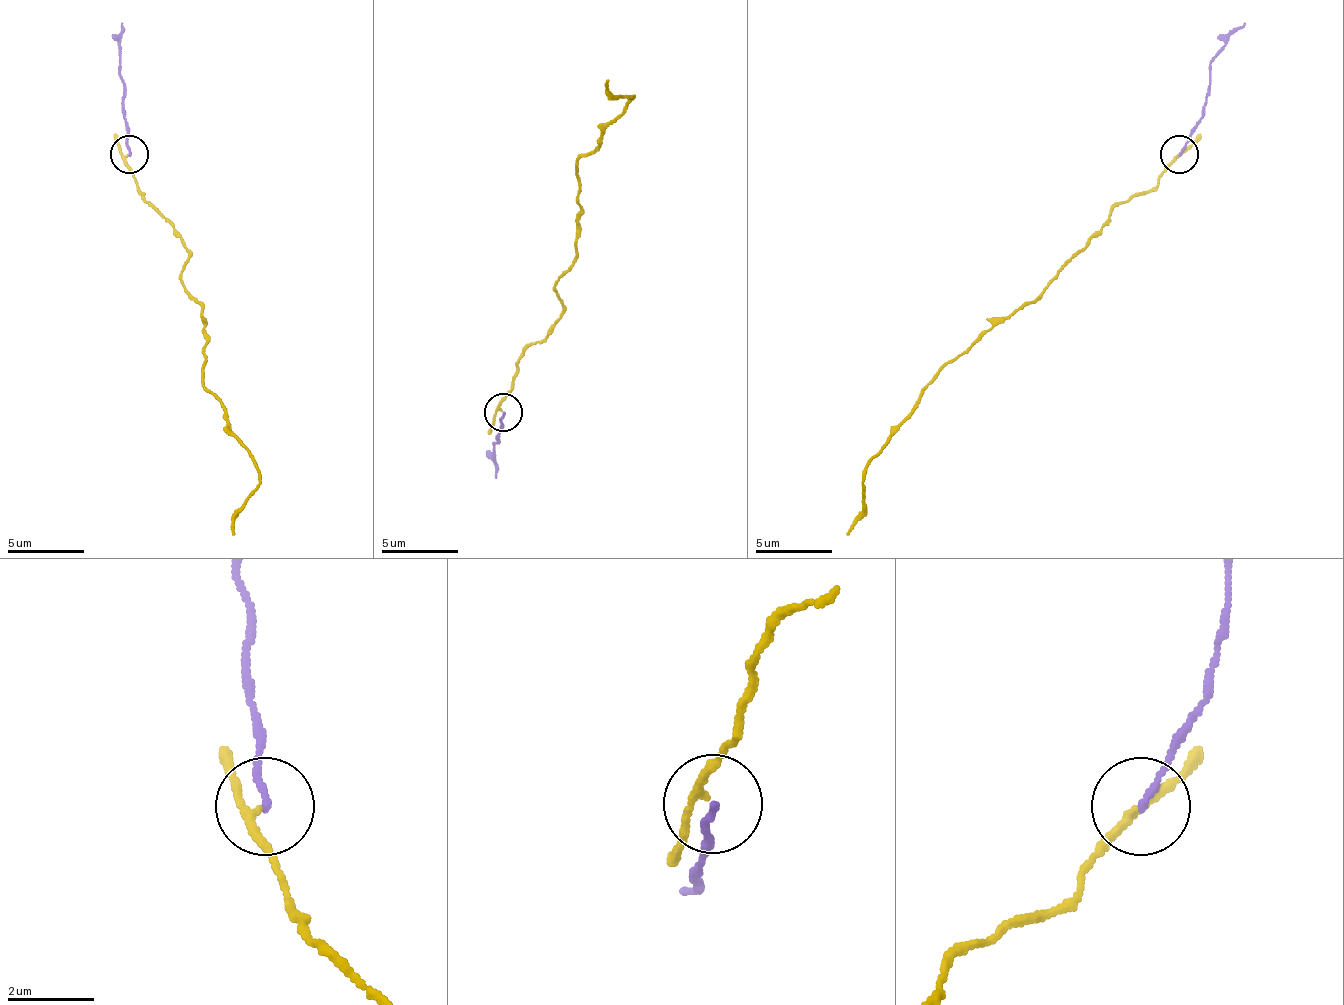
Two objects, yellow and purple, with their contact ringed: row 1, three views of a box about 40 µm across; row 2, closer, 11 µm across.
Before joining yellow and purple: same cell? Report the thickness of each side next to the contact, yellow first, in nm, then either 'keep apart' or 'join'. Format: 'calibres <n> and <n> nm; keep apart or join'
calibres 160 and 150 nm; join

